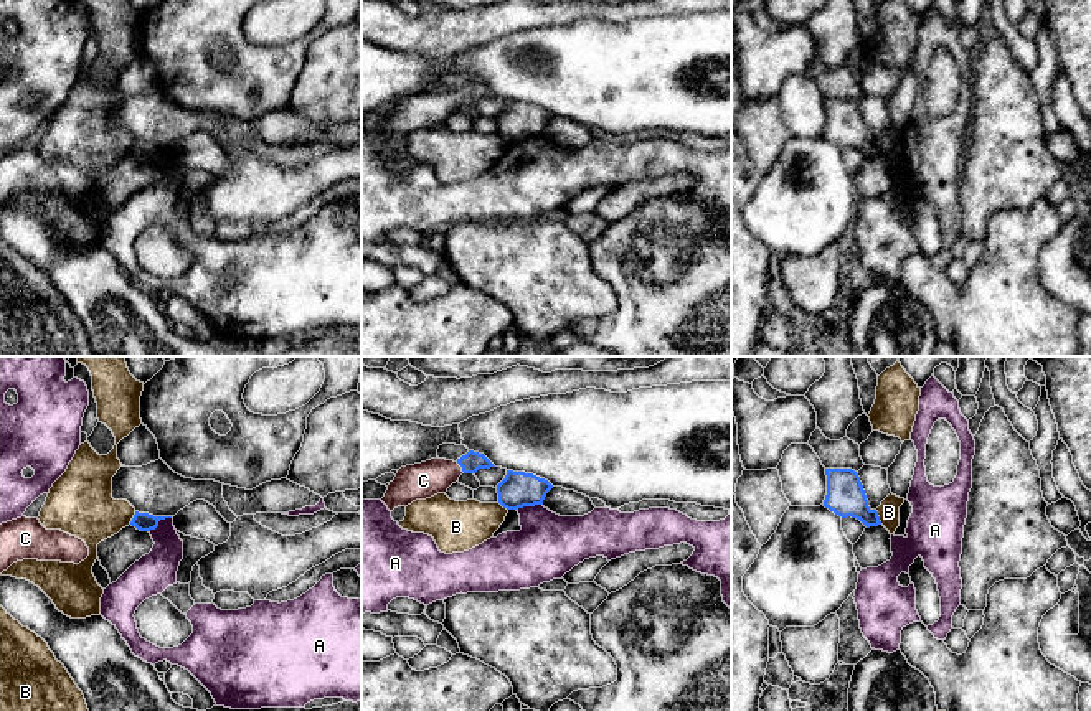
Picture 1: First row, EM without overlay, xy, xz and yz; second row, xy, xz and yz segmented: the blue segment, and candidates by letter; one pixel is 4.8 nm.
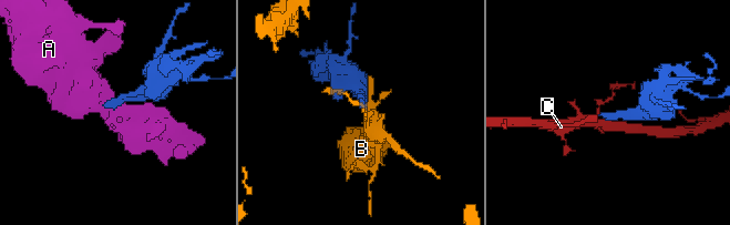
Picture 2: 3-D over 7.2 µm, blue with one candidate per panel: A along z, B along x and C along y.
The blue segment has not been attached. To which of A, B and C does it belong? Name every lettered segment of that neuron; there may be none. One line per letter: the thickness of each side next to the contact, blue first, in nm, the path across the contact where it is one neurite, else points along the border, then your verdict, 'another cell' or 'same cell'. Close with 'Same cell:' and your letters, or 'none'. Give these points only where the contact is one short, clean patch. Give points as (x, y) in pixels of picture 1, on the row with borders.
A: 90 nm thick on the blue side, 190 nm on the other; border along xy (172, 517), (162, 518), (149, 532); another cell
B: 190 nm thick on the blue side, 110 nm on the other; border along yz (875, 510), (882, 523); another cell
C: 100 nm thick on the blue side, 180 nm on the other; runs through xz (471, 462), (461, 466), (423, 480); same cell
Same cell: C

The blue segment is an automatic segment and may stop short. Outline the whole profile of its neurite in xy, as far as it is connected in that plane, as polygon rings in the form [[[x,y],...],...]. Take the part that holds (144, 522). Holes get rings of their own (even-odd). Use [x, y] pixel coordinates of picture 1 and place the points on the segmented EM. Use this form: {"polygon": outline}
{"polygon": [[[135,511],[130,525],[135,526],[137,530],[140,530],[140,531],[150,531],[150,530],[155,530],[158,526],[158,521],[165,520],[165,518],[172,518],[172,516],[153,516],[153,515],[149,515],[149,513]]]}

